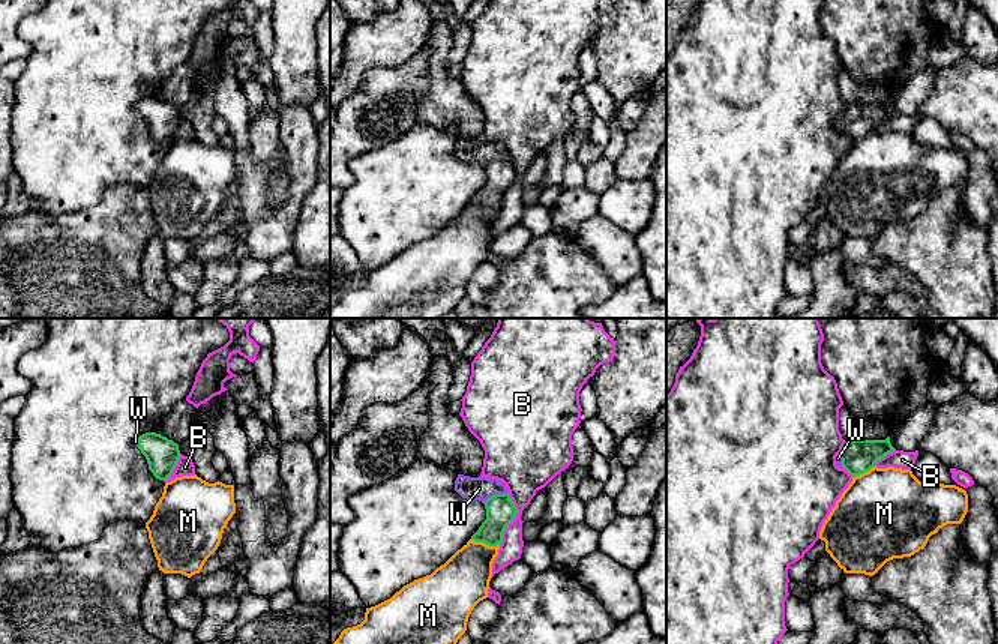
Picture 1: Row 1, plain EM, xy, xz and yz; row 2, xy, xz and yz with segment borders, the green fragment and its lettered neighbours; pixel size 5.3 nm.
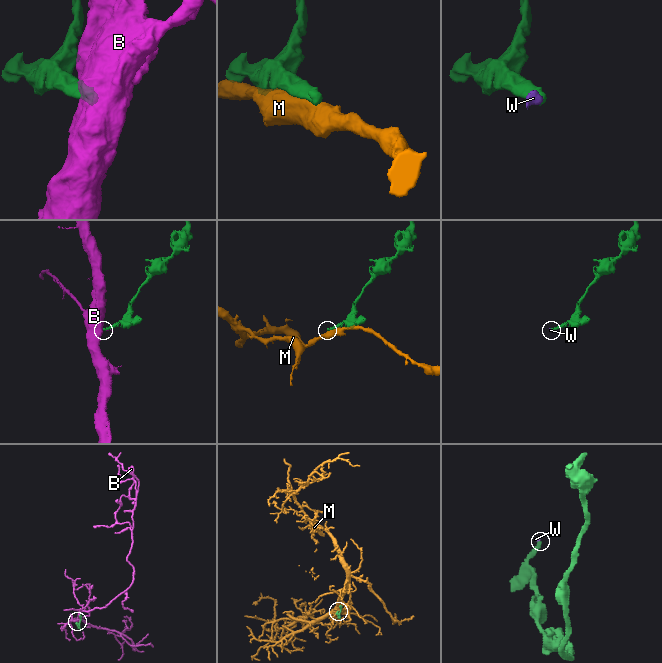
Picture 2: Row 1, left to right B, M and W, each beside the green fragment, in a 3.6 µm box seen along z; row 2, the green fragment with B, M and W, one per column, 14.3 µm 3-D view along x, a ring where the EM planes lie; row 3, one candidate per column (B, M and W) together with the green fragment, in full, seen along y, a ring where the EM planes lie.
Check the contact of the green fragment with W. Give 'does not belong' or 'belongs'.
belongs

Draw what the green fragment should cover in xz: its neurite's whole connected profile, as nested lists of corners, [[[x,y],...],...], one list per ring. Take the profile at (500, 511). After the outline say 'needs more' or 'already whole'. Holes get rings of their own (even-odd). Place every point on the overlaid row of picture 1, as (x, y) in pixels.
[[[432,356],[429,389],[429,425],[420,435],[420,452],[425,459],[440,465],[455,465],[458,477],[455,491],[467,500],[485,504],[486,519],[471,536],[474,542],[489,546],[501,545],[506,527],[518,510],[506,485],[497,479],[482,477],[485,450],[468,431],[459,414],[452,414],[449,389],[453,381],[453,366],[447,356]]] | needs more

